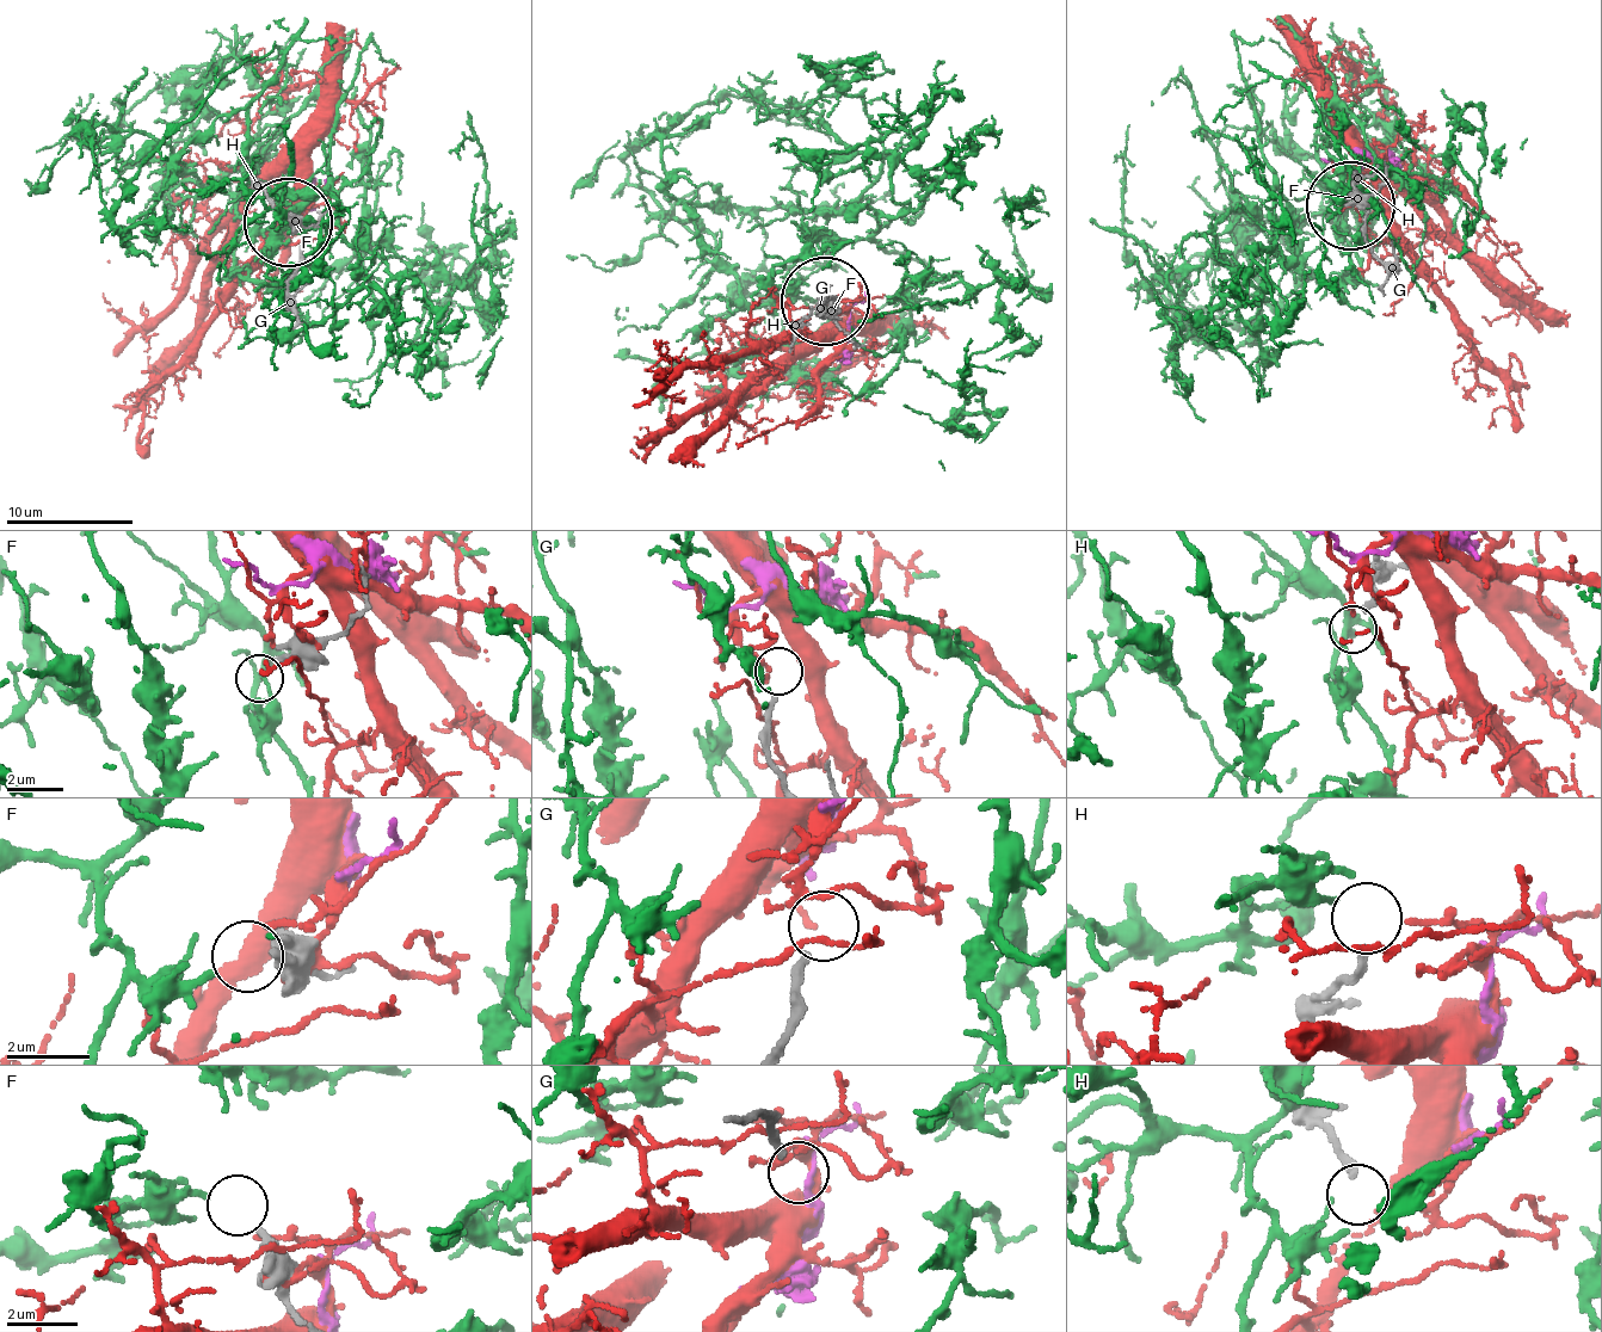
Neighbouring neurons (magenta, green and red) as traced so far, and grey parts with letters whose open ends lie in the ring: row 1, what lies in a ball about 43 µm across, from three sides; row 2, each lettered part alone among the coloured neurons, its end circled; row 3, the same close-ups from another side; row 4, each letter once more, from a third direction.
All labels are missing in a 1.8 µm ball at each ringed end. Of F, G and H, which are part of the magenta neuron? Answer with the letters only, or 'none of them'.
none of them

